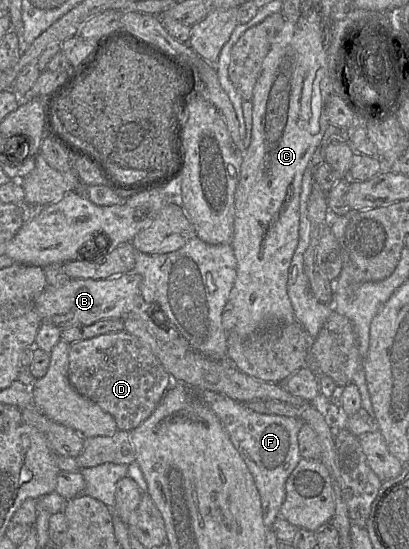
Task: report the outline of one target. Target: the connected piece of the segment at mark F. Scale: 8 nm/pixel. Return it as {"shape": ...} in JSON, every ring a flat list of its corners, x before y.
{"shape":[[213,391,198,392,199,399,210,405,219,418,252,474,260,495,263,522,270,529,279,517,285,500,286,480,302,458,298,447,298,432,304,422,299,418,255,412,244,403]]}

